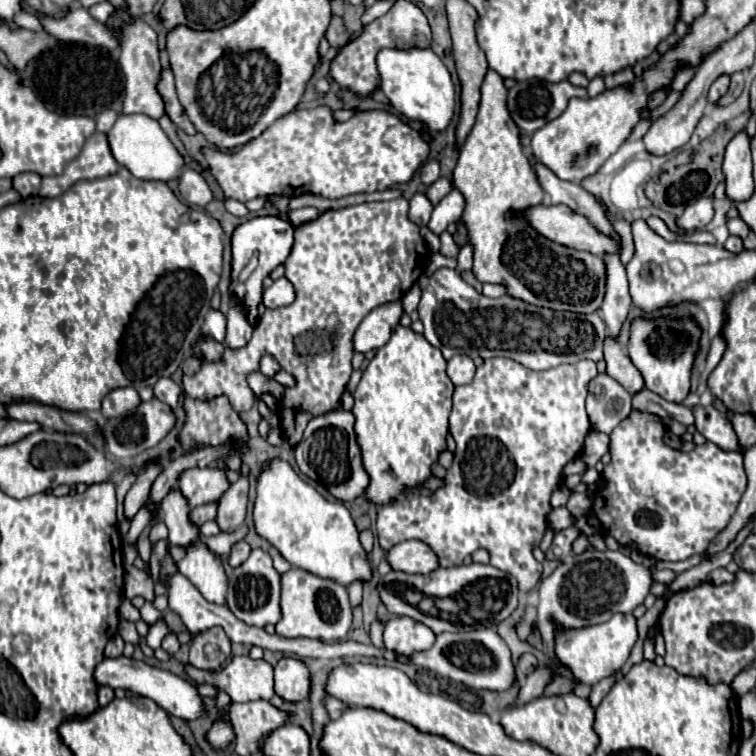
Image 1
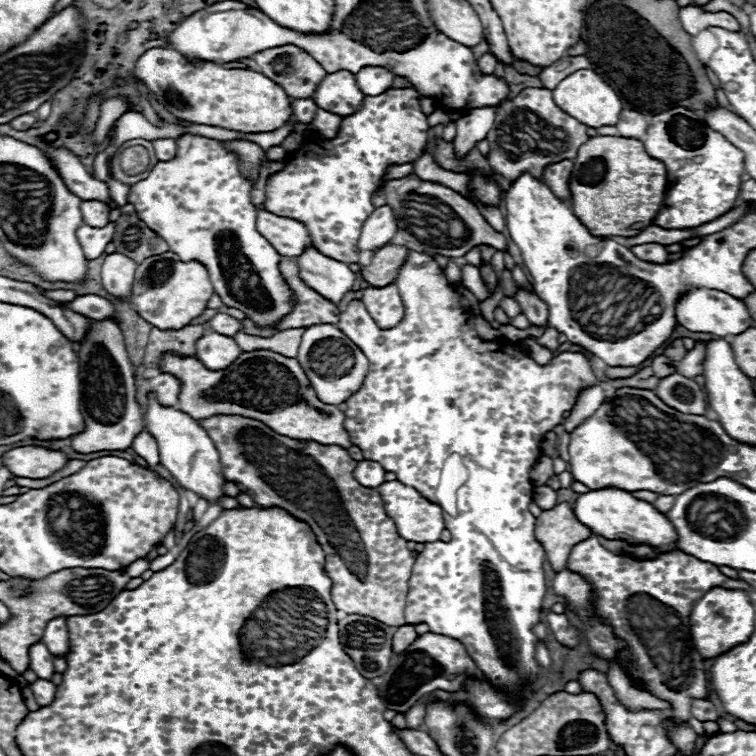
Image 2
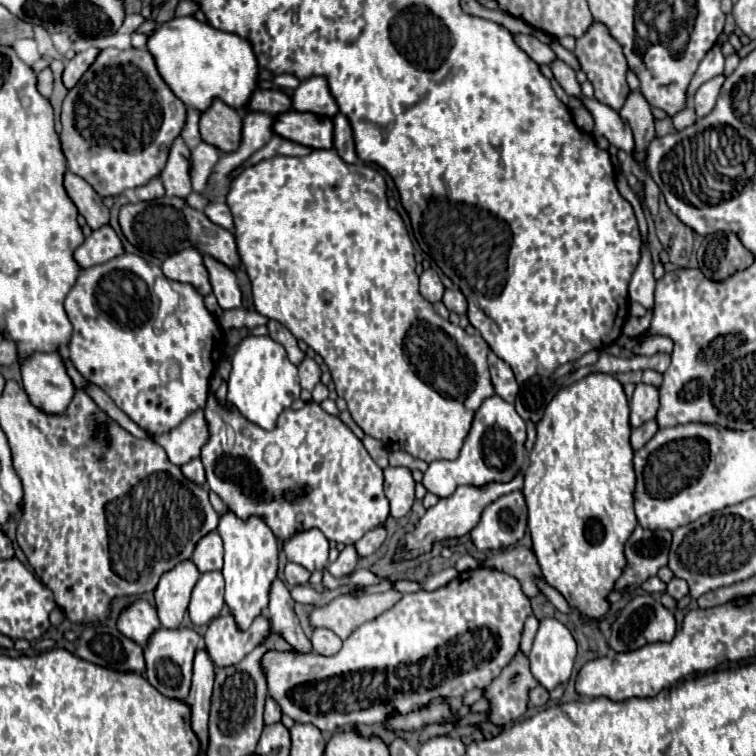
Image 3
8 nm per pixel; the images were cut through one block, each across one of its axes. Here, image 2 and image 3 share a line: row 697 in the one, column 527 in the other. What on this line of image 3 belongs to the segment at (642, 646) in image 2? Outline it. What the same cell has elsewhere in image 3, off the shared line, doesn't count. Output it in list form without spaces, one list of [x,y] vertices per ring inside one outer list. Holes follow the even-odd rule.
[[[518,650],[512,662],[496,676],[486,688],[484,696],[490,702],[488,720],[496,726],[506,726],[518,720],[528,710],[530,690],[538,686],[538,680],[532,676],[528,656]]]

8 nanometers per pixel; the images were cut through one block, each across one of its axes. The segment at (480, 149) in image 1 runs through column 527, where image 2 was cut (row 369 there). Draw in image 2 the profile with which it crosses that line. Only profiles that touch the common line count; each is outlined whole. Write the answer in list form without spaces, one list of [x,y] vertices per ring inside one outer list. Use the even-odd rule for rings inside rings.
[[[254,350],[242,352],[238,360],[224,370],[208,370],[196,356],[166,352],[160,358],[160,372],[172,374],[180,382],[176,408],[190,418],[196,418],[196,422],[214,414],[234,414],[260,420],[276,430],[276,434],[294,440],[314,440],[342,448],[352,446],[350,434],[344,428],[344,412],[340,412],[338,406],[324,404],[316,398],[296,358],[286,358],[270,350]]]

